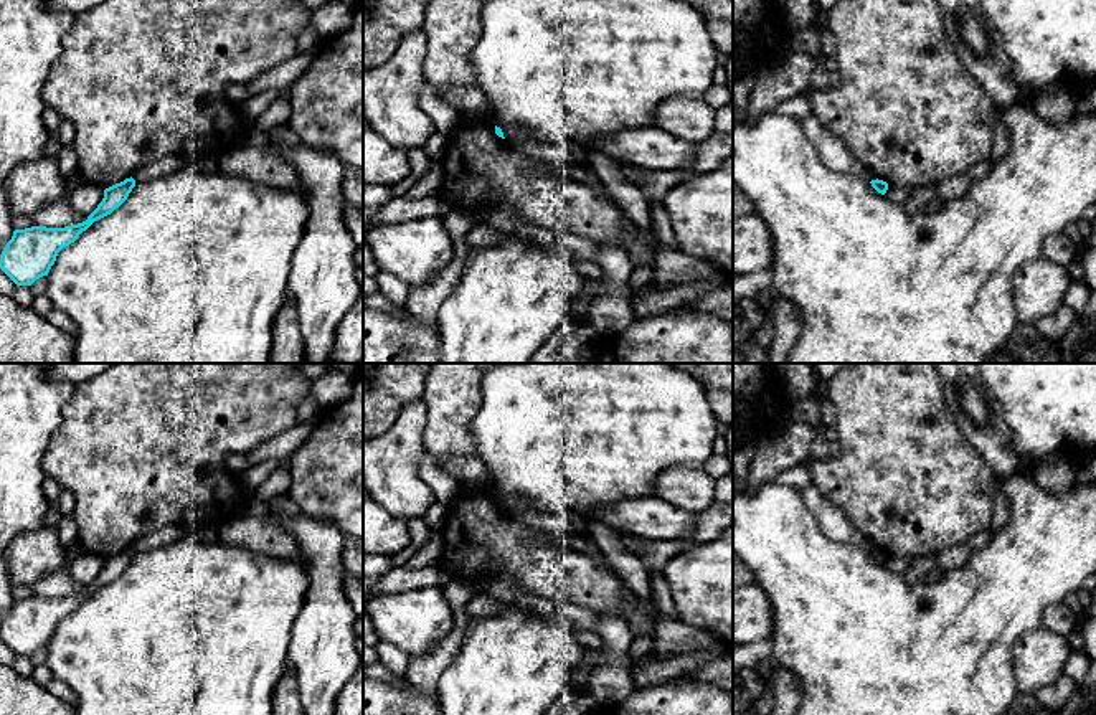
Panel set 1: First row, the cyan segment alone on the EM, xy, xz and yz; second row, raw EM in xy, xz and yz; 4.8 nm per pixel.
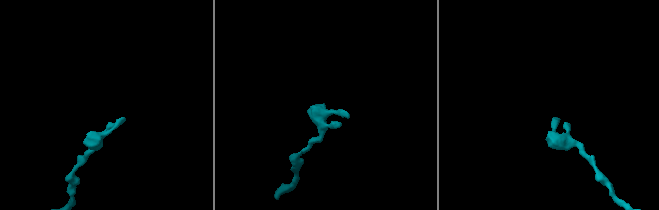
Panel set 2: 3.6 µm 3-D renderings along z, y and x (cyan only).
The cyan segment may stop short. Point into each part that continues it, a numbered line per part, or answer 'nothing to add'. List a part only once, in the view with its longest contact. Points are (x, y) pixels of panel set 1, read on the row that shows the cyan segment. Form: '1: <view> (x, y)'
nothing to add

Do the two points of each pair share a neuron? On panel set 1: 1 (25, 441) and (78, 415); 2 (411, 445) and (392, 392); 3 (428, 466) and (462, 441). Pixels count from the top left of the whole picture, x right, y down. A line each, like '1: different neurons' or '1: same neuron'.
1: different neurons
2: different neurons
3: different neurons

